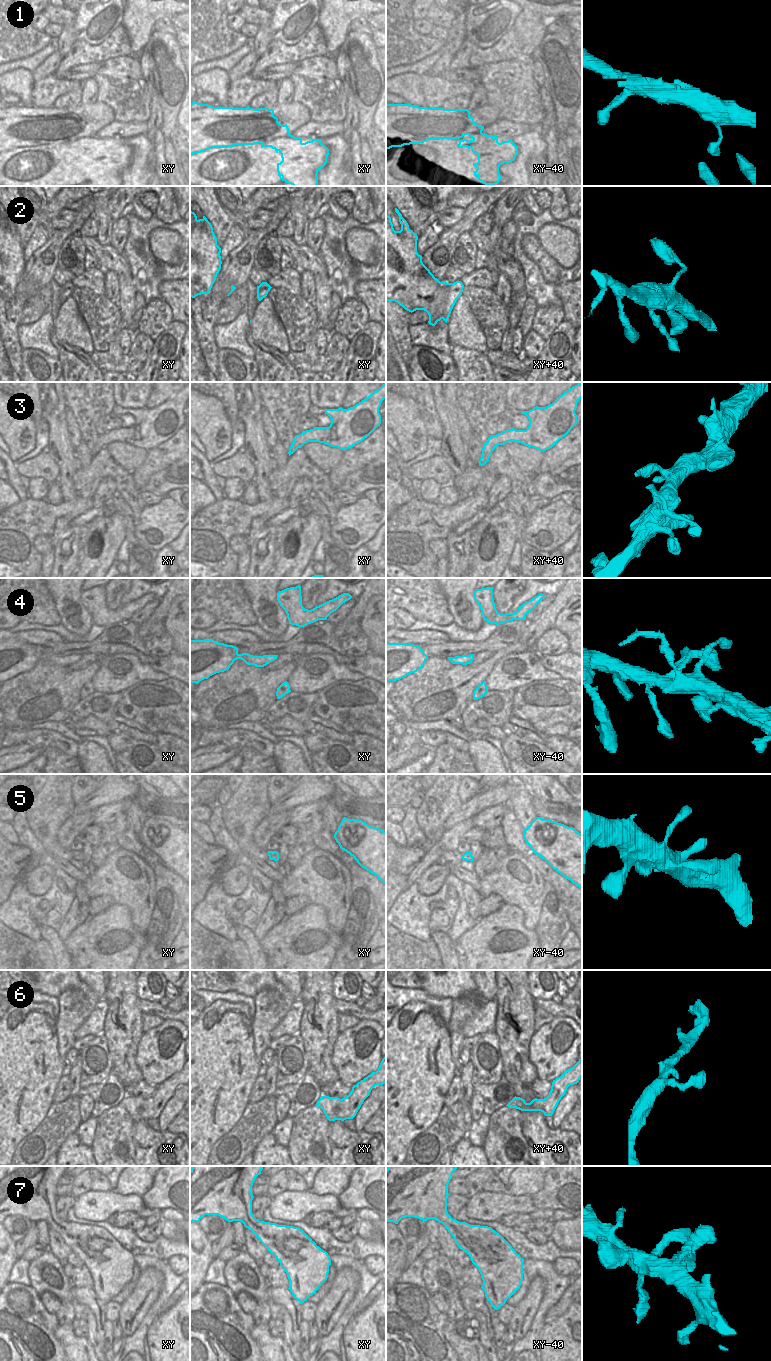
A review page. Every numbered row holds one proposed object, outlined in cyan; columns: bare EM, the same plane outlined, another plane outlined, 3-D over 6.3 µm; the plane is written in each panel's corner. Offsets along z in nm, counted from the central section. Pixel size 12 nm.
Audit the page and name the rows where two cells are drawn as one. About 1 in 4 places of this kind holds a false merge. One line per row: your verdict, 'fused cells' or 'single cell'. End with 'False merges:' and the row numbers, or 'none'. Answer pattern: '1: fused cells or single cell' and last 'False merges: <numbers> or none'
1: fused cells
2: single cell
3: fused cells
4: single cell
5: single cell
6: single cell
7: single cell
False merges: 1, 3

